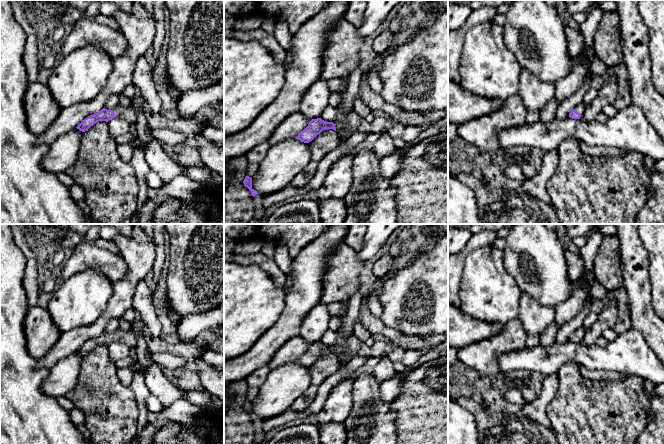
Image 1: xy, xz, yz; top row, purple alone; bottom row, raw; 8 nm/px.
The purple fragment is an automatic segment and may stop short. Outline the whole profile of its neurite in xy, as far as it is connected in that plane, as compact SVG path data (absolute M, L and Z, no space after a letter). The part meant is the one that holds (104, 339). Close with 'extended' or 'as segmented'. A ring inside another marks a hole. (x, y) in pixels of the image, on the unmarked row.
M118 329L113 334L103 332L101 335L88 340L76 352L82 356L85 356L95 347L99 345L108 346L113 342L121 342L127 345L130 349L134 349L136 341L137 334L134 331L122 331Z | extended

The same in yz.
M580 327L579 329L577 329L570 337L569 337L569 341L572 343L580 343L581 340L584 337L585 334L585 328Z | extended

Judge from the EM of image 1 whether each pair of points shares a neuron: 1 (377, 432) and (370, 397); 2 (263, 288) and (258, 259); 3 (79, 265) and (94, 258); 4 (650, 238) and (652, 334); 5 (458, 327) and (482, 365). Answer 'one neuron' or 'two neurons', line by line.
1: one neuron
2: two neurons
3: one neuron
4: two neurons
5: two neurons

